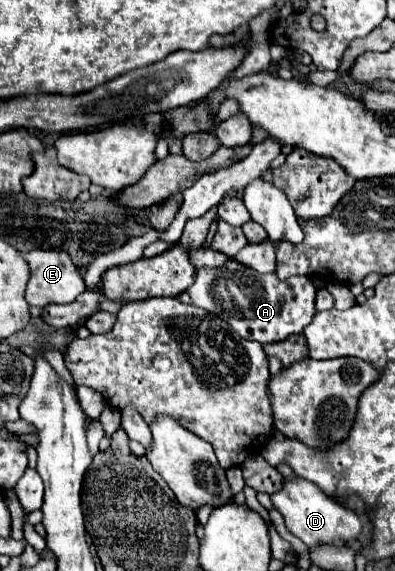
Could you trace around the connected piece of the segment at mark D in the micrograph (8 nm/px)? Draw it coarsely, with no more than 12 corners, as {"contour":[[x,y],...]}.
{"contour":[[306,479],[272,495],[308,547],[356,541],[360,517]]}

